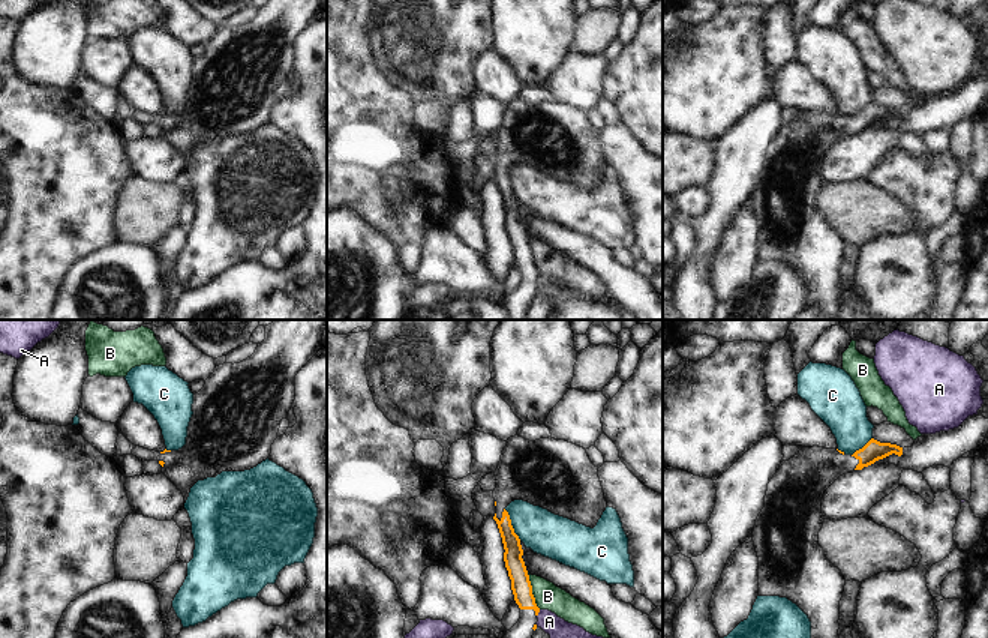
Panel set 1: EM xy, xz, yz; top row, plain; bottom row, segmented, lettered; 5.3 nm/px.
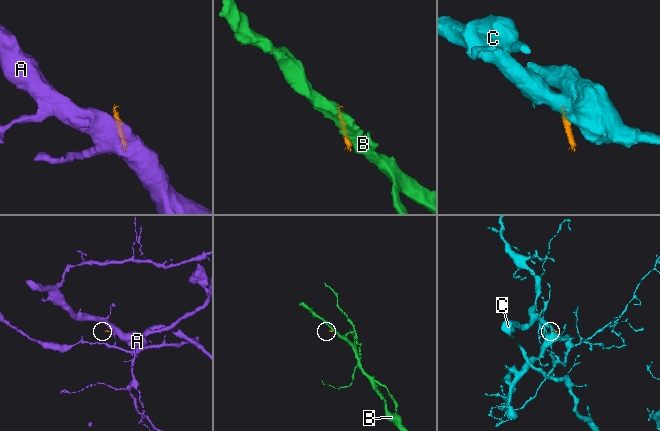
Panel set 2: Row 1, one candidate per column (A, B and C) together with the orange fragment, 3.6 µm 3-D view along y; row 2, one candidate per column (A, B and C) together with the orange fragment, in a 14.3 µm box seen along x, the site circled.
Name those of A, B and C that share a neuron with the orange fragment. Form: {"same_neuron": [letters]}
{"same_neuron": []}

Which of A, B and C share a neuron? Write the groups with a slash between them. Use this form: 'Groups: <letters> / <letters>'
Groups: A / B / C.

